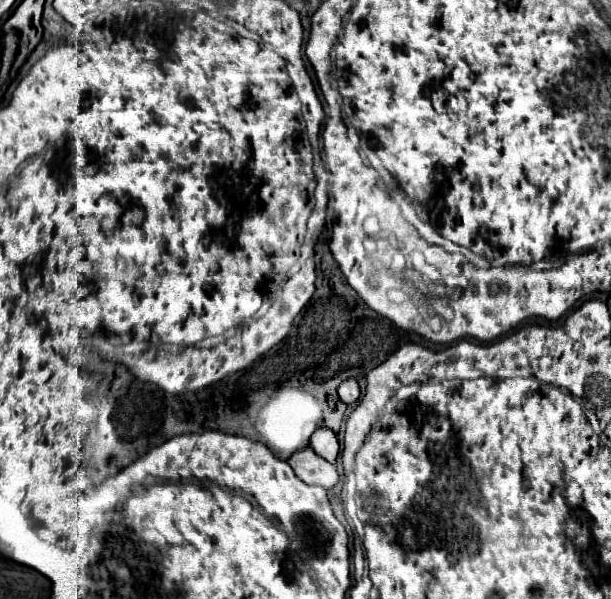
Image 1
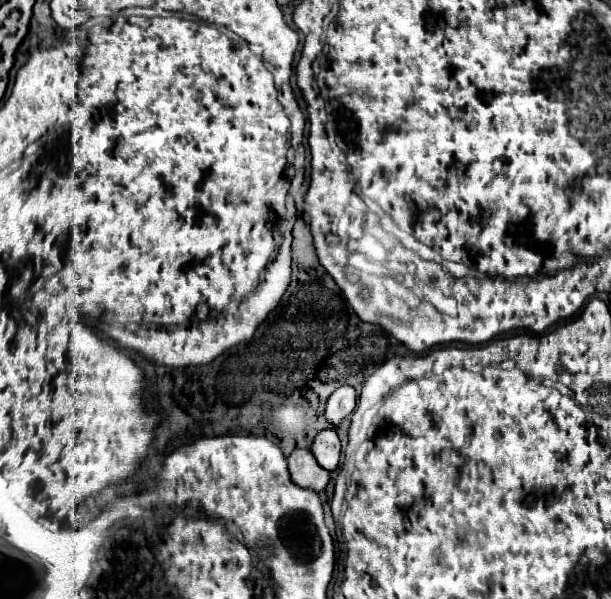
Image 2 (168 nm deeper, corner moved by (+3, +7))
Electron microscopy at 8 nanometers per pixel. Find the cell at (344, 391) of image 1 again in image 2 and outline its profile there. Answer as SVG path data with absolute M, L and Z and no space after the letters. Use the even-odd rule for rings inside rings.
M341 385L333 391L333 395L327 401L325 417L337 427L353 409L355 409L355 389L351 385Z

